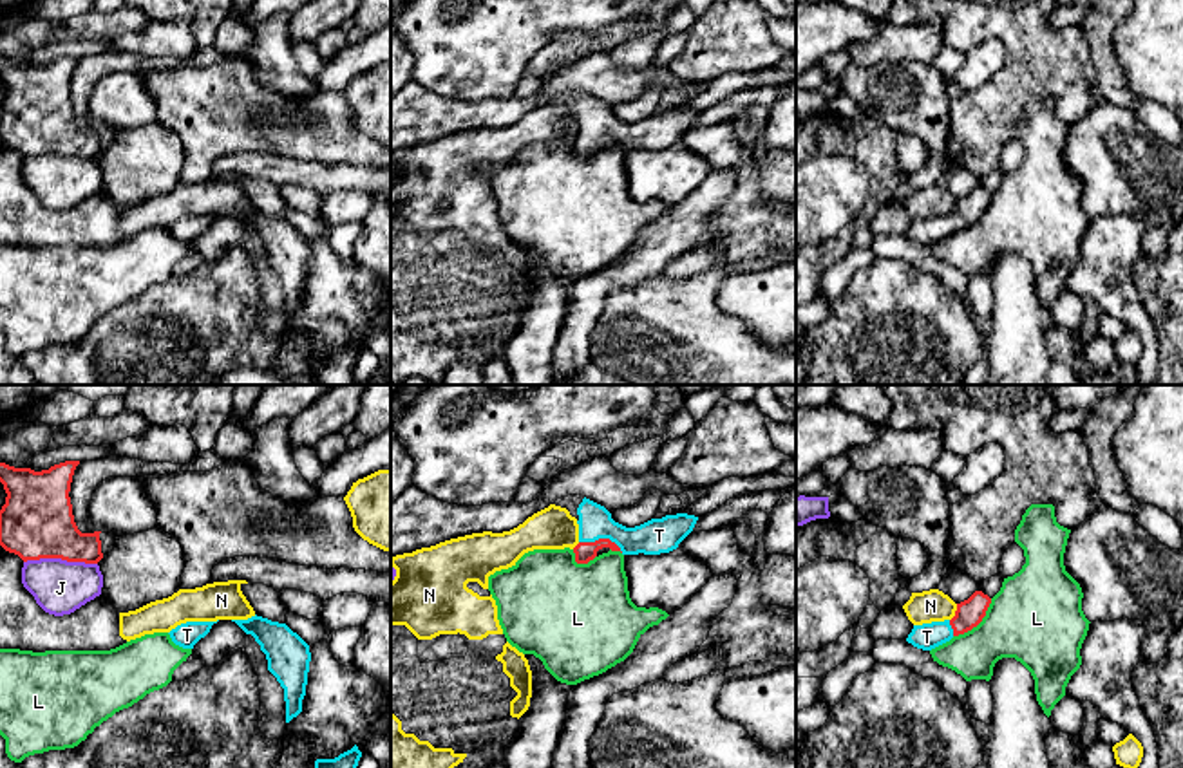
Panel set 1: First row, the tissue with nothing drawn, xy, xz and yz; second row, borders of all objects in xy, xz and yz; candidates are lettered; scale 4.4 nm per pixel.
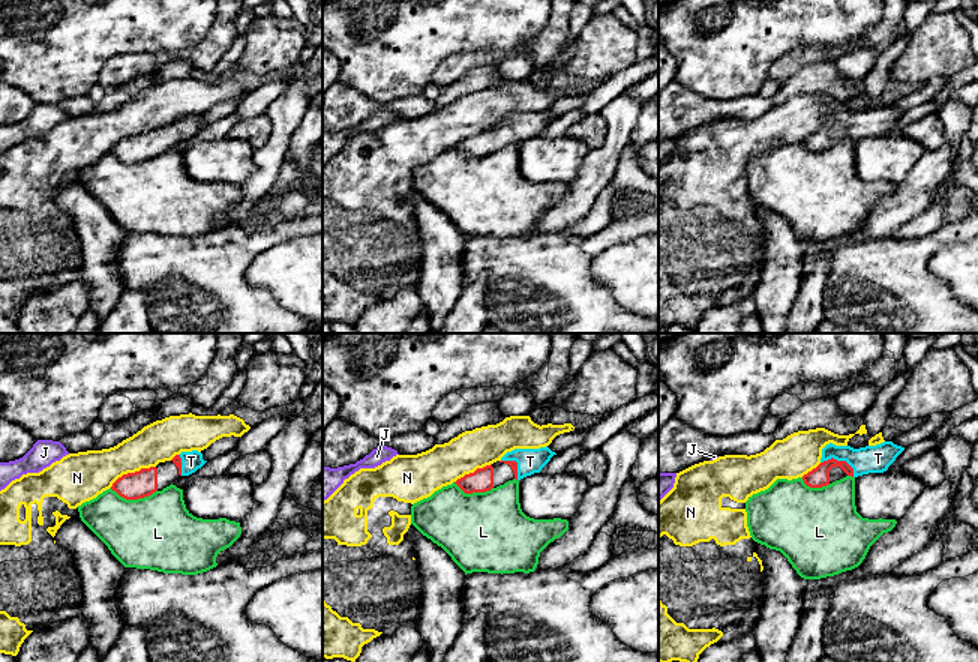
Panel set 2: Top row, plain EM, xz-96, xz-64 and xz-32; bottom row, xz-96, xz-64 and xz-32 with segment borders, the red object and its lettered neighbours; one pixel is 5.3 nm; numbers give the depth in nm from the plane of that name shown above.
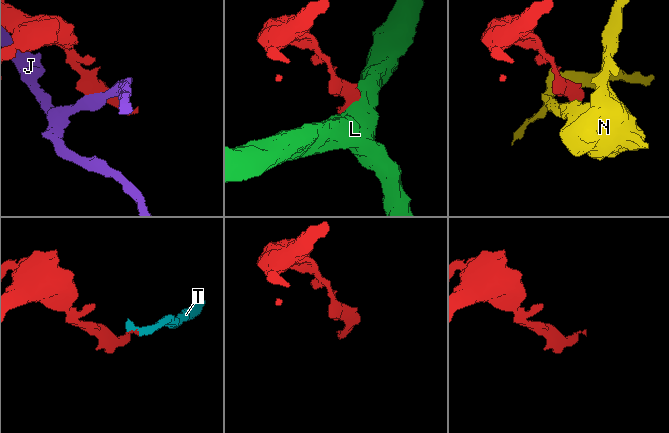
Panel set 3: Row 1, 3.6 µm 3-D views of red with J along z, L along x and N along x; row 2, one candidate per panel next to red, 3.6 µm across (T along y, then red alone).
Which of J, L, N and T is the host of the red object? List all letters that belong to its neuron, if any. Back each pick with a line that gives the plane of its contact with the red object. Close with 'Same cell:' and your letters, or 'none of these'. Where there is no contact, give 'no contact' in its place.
T: xz
Same cell: T

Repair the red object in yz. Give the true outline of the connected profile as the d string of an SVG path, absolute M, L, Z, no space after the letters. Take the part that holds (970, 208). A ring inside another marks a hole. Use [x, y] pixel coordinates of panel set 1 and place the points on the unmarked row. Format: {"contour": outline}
{"contour": "M975 186L968 195L957 199L955 211L944 217L913 220L906 237L917 244L932 246L953 231L964 229L977 222L991 199L991 193L982 186Z"}

